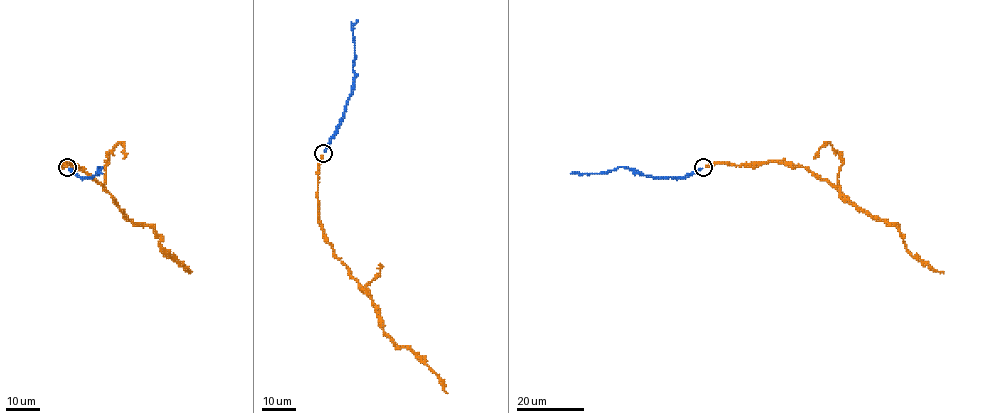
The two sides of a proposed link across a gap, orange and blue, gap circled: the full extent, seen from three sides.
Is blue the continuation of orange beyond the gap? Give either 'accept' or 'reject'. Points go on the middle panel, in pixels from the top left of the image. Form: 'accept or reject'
accept

